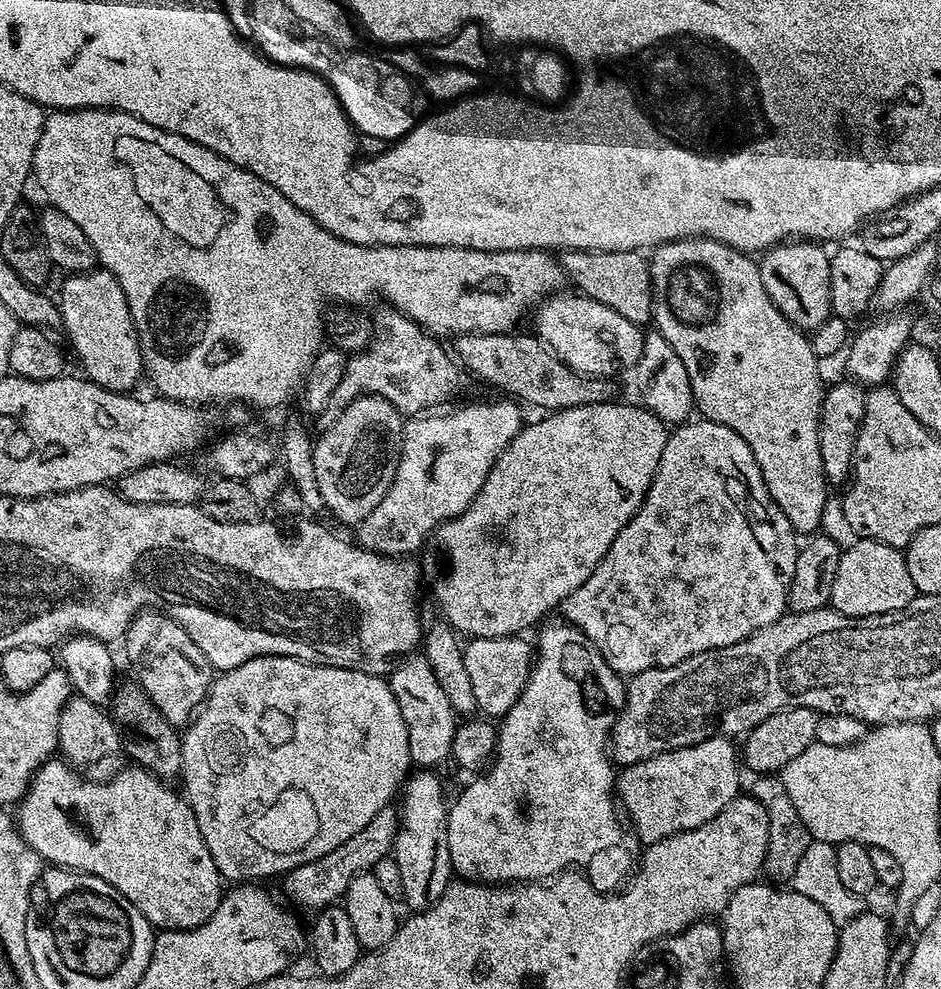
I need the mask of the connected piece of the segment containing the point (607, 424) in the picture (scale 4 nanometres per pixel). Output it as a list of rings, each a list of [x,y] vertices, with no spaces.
[[[605,402],[603,404],[583,404],[577,408],[562,408],[559,412],[553,412],[545,415],[545,420],[540,420],[537,424],[525,423],[521,427],[518,435],[502,450],[502,454],[494,462],[486,482],[478,490],[476,497],[463,509],[461,516],[456,516],[453,520],[448,520],[435,529],[434,537],[438,543],[444,547],[444,552],[448,555],[448,573],[444,576],[444,584],[436,588],[436,600],[440,603],[443,619],[457,633],[465,637],[475,638],[498,638],[499,636],[515,636],[523,633],[523,628],[528,628],[531,624],[539,625],[547,612],[552,612],[563,605],[564,600],[590,574],[600,565],[602,558],[610,550],[614,538],[630,522],[630,518],[642,506],[646,494],[652,485],[652,479],[656,477],[656,471],[662,458],[662,450],[668,441],[669,429],[664,421],[659,420],[654,413],[639,403],[633,404],[616,404],[617,402]]]

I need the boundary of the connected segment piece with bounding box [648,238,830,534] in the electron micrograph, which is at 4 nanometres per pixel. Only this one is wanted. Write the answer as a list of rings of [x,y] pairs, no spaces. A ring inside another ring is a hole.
[[[689,238],[660,245],[648,260],[648,279],[652,286],[651,323],[682,360],[690,378],[695,411],[703,419],[730,426],[734,434],[746,438],[746,446],[754,450],[758,470],[762,470],[766,490],[778,510],[786,514],[797,533],[815,533],[824,520],[830,485],[824,479],[822,450],[818,446],[820,405],[824,403],[826,384],[820,381],[822,364],[816,359],[811,339],[770,302],[770,294],[762,286],[759,263],[717,240]]]

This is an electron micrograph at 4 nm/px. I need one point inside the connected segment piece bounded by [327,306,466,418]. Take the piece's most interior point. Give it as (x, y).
(404, 364)

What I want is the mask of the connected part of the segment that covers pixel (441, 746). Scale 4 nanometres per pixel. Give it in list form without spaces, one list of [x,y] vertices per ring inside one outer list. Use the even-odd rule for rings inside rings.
[[[412,654],[401,659],[391,672],[392,676],[387,677],[387,682],[406,722],[413,765],[436,766],[432,764],[440,764],[444,759],[447,761],[452,755],[458,713],[450,706],[450,698],[446,698],[446,690],[442,690],[438,678],[434,678],[430,662],[422,654]]]

